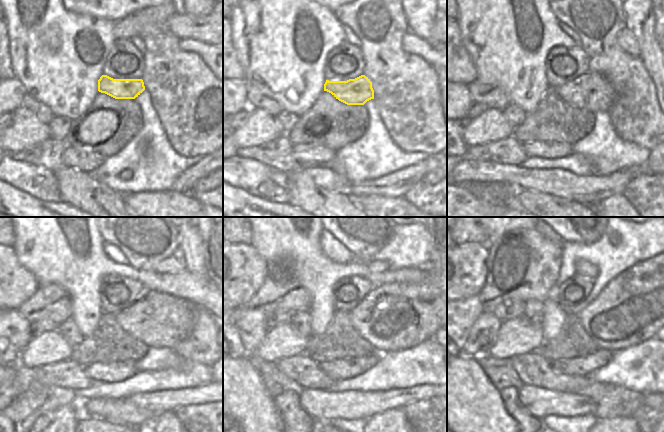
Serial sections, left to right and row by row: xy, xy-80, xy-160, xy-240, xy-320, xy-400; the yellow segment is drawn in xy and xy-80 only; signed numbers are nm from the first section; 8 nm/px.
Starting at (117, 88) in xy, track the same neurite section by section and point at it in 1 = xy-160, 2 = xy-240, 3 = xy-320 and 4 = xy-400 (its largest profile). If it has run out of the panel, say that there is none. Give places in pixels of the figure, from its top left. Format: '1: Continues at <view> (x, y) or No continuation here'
1: Continues at xy-160 (593, 92)
2: Continues at xy-240 (158, 319)
3: Continues at xy-320 (396, 316)
4: Continues at xy-400 (633, 307).

